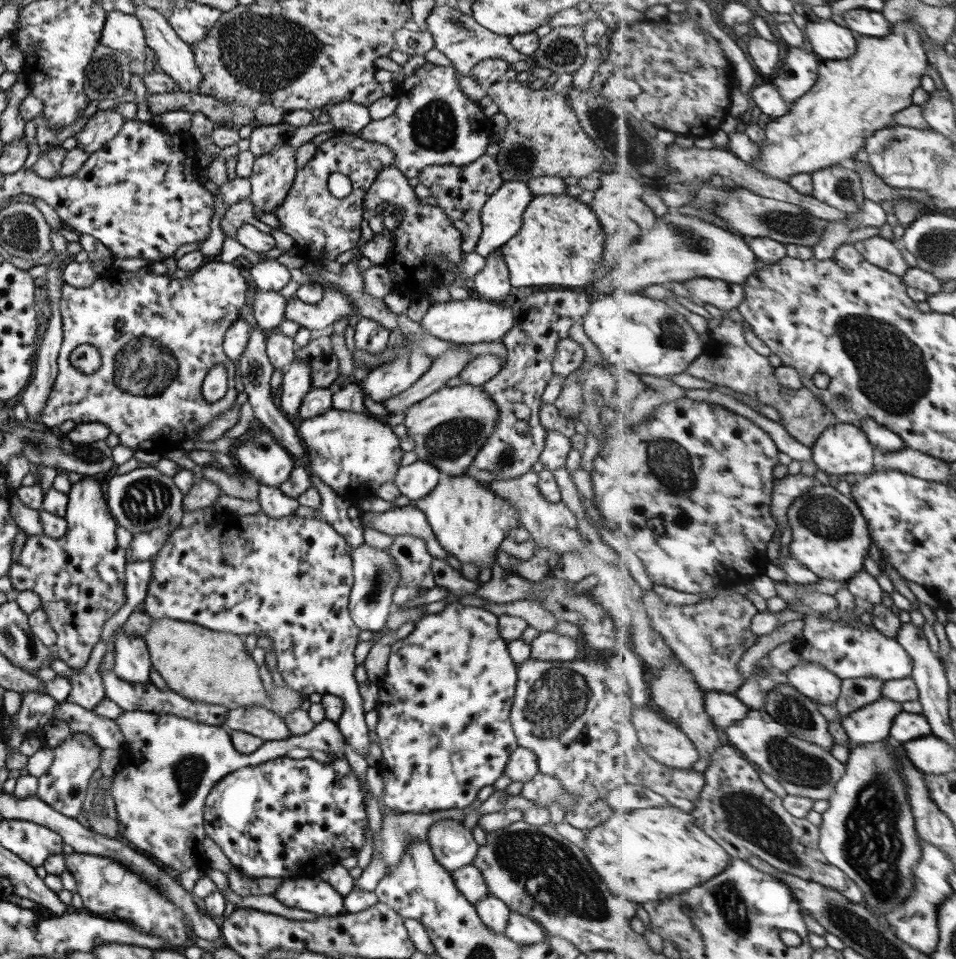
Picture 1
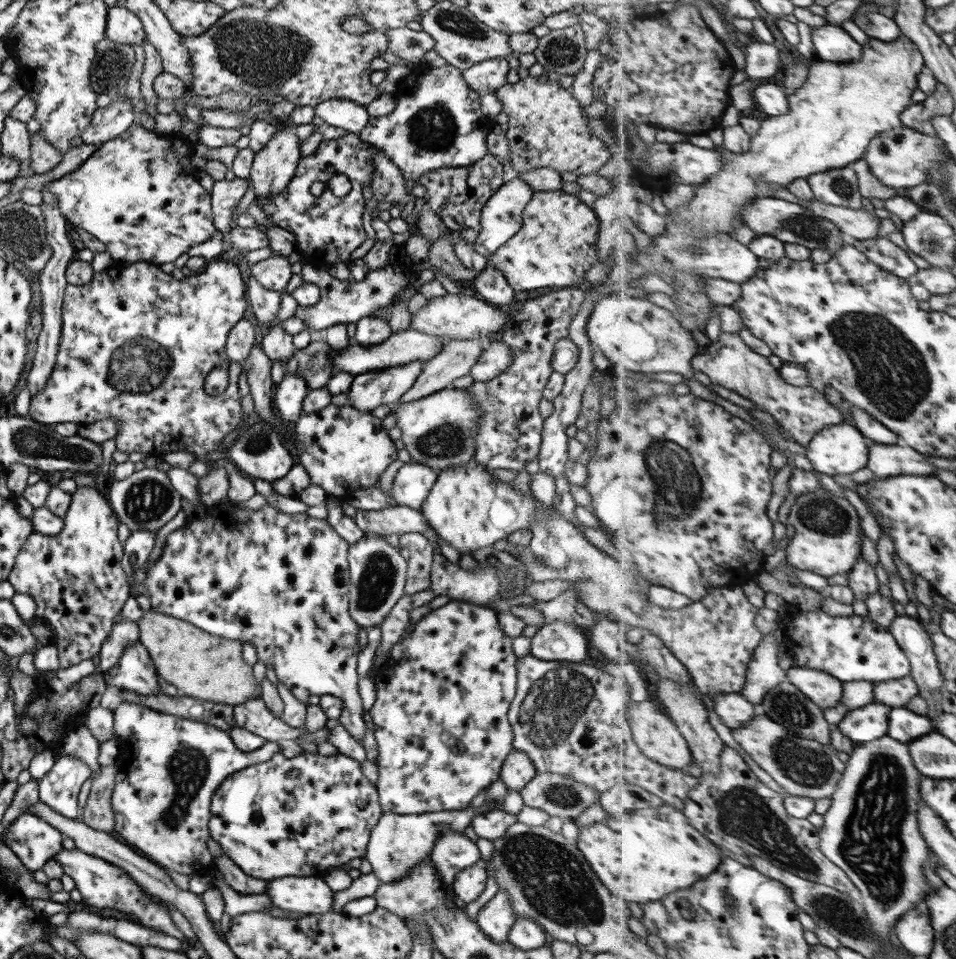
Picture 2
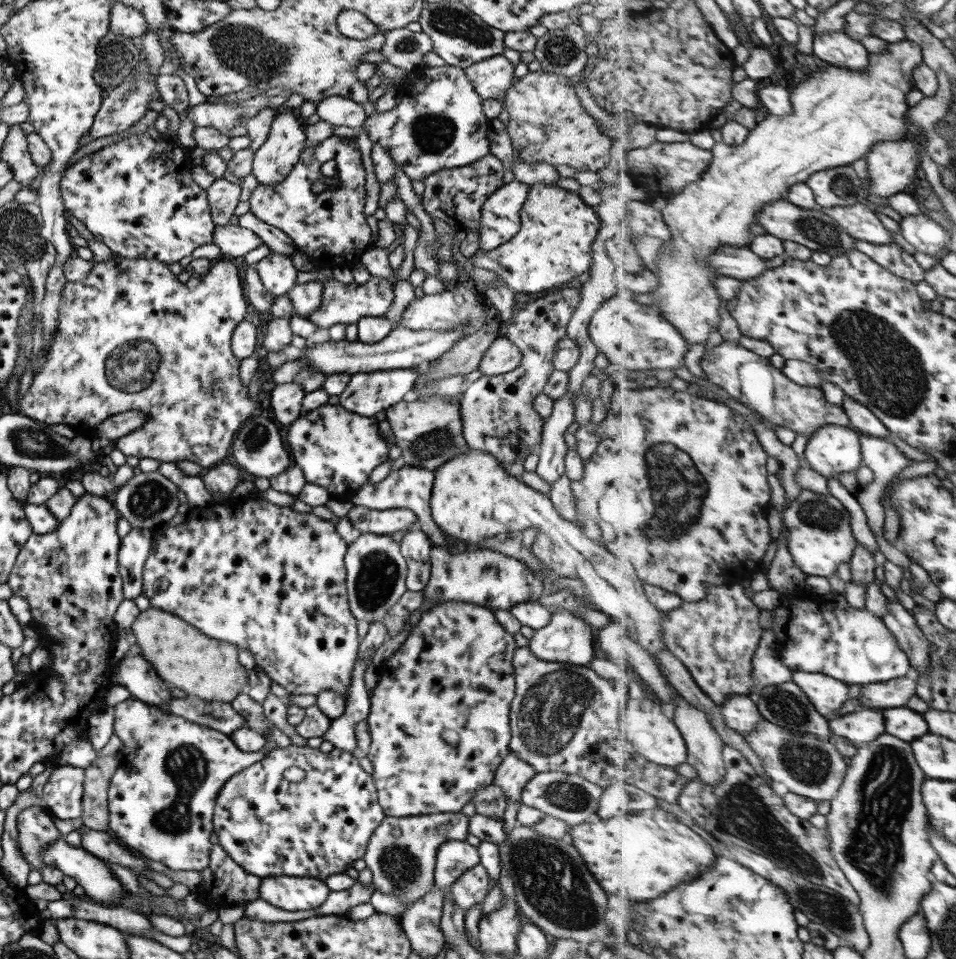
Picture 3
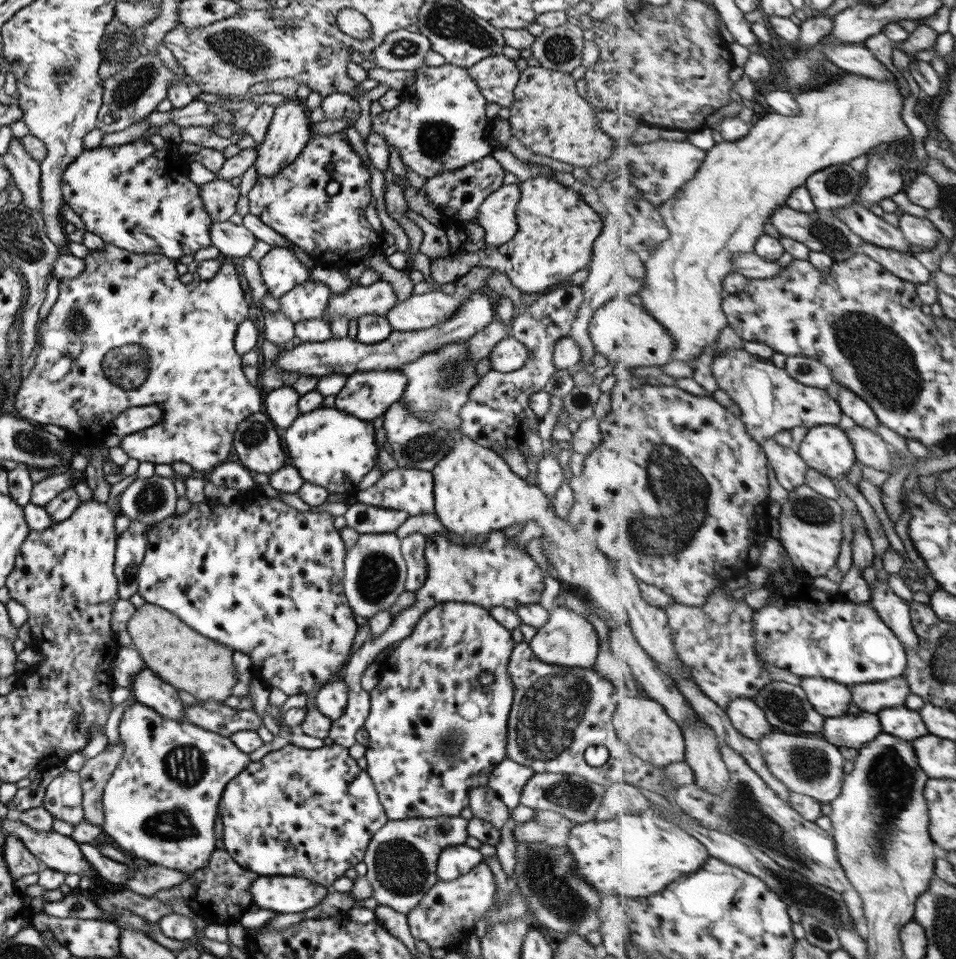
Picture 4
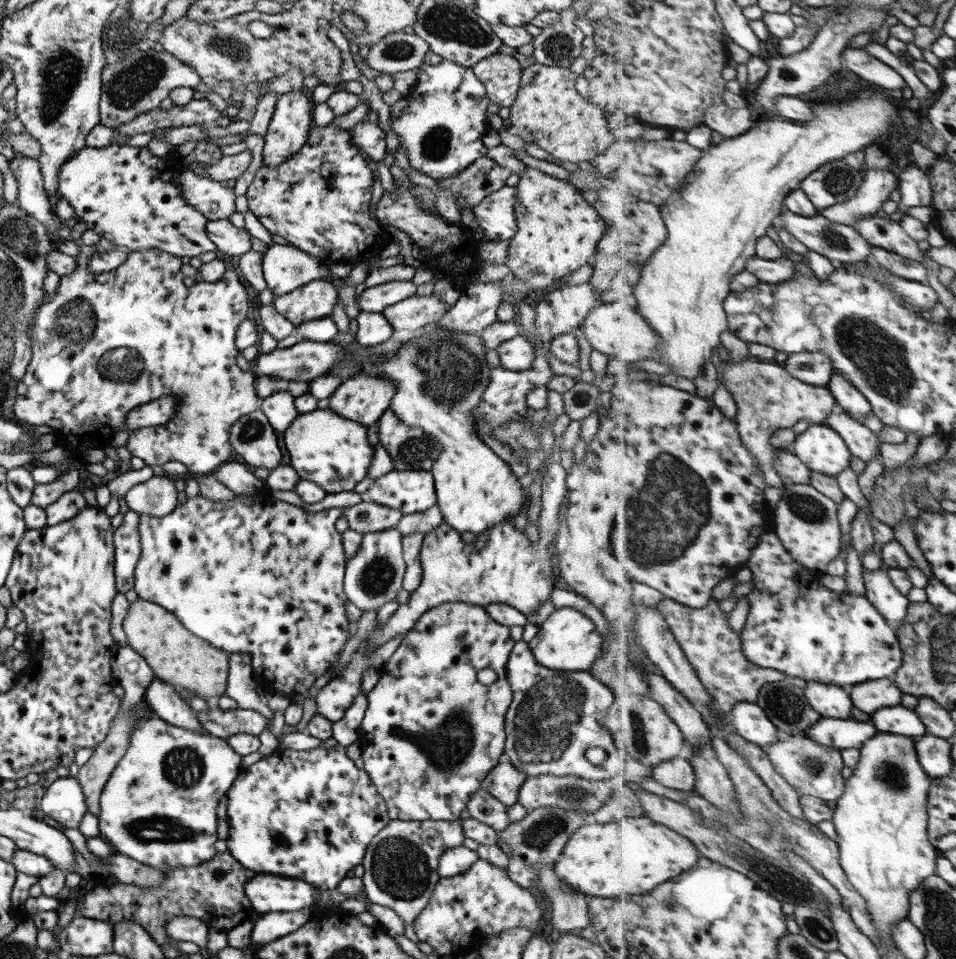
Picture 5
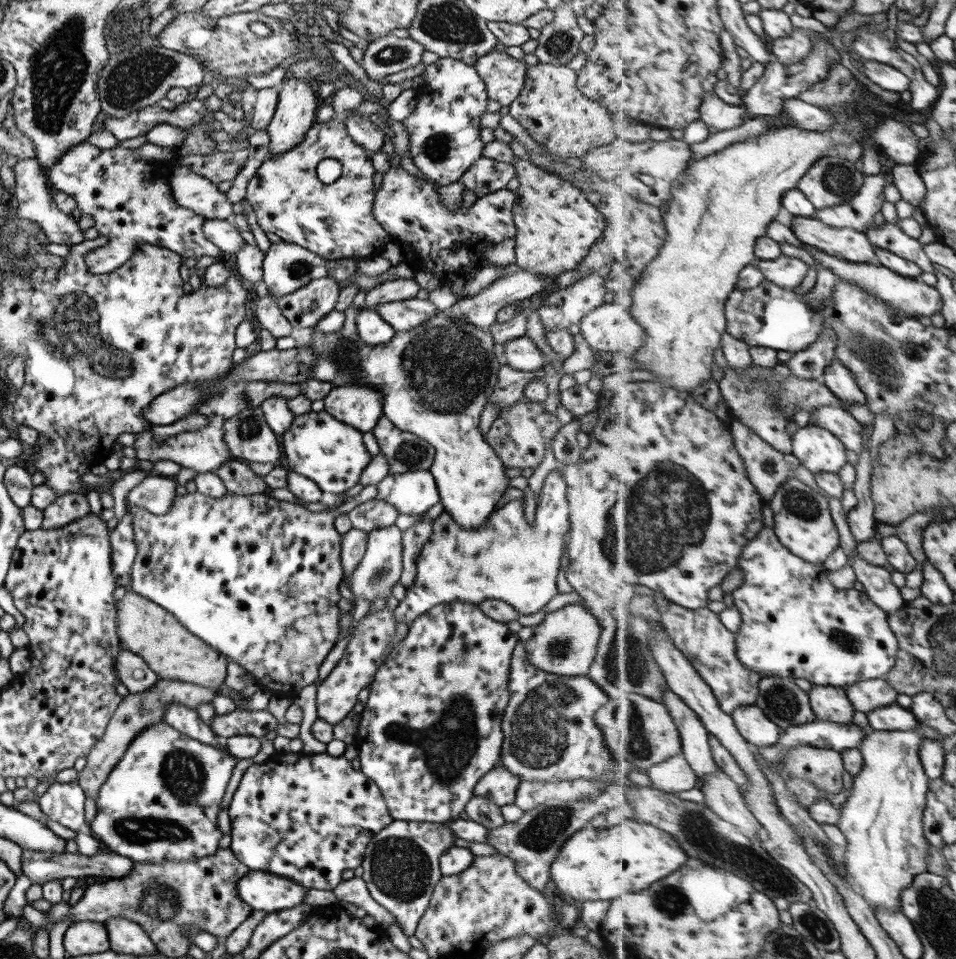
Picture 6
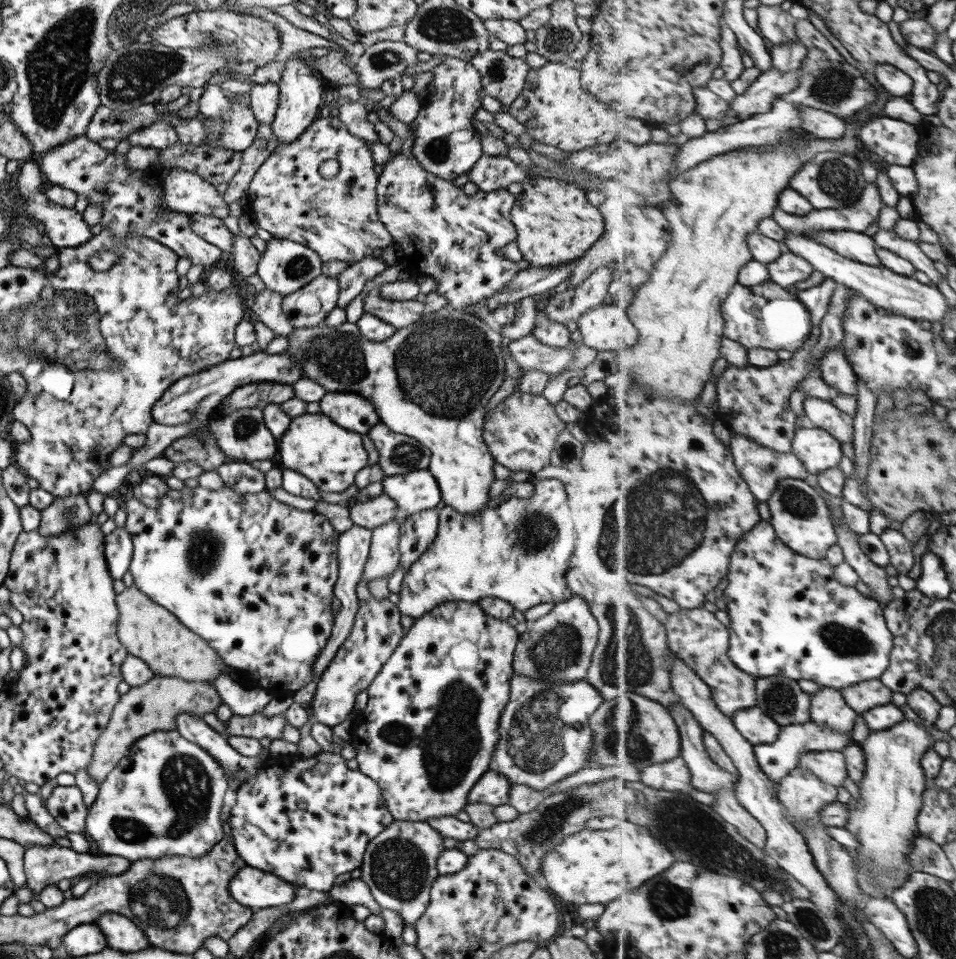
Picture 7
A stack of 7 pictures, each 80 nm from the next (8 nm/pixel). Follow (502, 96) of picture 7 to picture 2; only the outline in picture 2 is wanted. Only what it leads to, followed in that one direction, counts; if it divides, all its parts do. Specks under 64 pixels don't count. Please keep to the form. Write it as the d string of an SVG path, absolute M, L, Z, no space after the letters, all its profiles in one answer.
M501 58L483 60L460 72L467 87L479 96L494 93L505 86L509 71L508 62Z

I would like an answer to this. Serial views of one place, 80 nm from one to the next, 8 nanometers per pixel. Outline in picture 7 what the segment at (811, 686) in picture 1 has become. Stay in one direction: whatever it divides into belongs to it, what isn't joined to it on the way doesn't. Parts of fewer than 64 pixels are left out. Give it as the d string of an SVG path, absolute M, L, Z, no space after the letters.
M821 687L818 693L812 695L812 720L840 733L853 731L859 714L845 702L843 696L842 689Z

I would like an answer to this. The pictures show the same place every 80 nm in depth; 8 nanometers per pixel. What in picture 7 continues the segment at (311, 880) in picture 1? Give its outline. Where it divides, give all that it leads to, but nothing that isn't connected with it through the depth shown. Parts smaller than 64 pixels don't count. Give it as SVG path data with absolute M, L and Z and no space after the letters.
M247 865L229 879L228 891L234 901L255 911L289 904L295 896L292 884Z

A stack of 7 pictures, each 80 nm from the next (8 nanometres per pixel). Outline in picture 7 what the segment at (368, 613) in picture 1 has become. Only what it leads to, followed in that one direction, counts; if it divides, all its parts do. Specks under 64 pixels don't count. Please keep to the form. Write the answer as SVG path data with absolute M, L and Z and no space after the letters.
M397 516L390 522L371 530L369 556L364 564L360 580L370 583L383 576L391 576L397 568L400 555L398 552L399 523Z

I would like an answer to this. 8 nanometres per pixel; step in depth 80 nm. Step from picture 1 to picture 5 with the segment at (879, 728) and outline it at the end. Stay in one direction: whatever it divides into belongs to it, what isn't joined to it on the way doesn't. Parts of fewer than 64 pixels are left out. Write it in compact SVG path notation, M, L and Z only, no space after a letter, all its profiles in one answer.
M833 718L822 719L810 726L801 735L832 746L836 749L860 749L867 740L873 738L877 733L877 725L873 720L833 720Z

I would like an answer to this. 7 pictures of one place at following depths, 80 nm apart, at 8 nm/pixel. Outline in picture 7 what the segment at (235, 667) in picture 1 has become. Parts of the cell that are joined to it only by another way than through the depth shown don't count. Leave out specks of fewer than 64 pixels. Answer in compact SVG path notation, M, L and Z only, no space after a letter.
M133 584L117 594L114 602L118 612L118 641L126 654L139 658L154 674L189 682L213 683L214 677L225 670L223 662L208 643L183 626L168 610L149 601Z

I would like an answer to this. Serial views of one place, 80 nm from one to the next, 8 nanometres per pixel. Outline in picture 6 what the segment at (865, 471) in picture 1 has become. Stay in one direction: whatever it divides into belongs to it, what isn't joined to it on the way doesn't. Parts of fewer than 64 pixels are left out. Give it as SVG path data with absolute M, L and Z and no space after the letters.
M811 423L805 428L797 429L792 436L793 459L799 460L814 473L839 472L847 464L847 448L845 443L833 431Z

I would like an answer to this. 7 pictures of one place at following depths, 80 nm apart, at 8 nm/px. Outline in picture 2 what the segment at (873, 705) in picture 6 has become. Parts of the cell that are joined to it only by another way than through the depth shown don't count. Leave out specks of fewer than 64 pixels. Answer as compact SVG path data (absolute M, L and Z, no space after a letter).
M911 676L876 683L874 688L874 702L883 702L893 706L893 709L903 707L911 698L920 694L920 688Z

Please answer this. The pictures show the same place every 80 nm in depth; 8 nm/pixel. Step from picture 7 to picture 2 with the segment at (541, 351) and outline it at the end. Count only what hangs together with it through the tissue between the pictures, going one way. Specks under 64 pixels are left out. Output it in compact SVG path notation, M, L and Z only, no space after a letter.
M493 339L481 351L477 362L469 369L472 382L485 382L494 379L512 361L512 352L499 339Z

